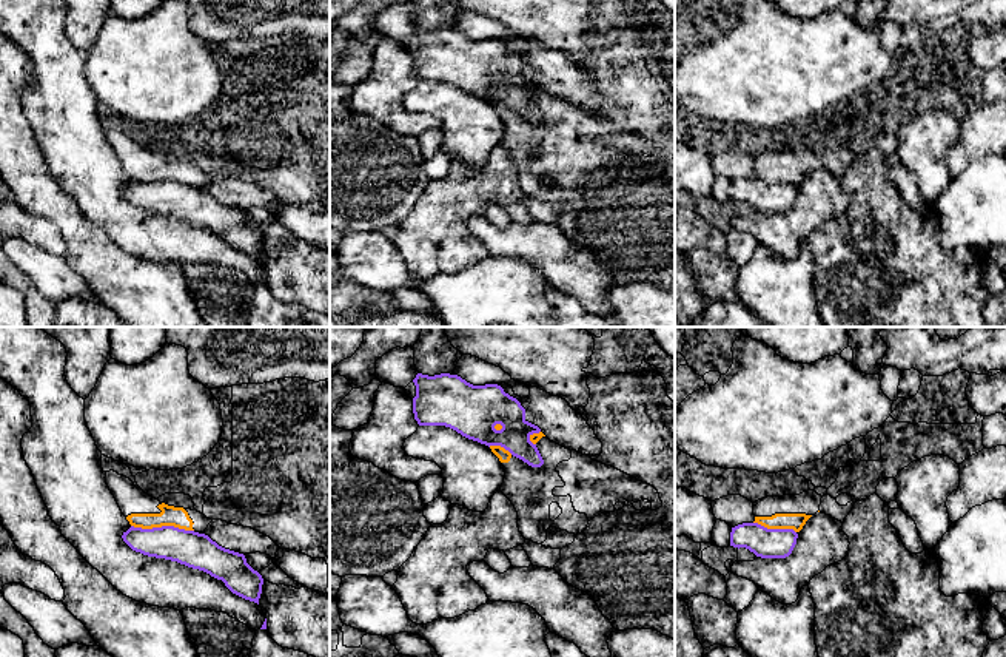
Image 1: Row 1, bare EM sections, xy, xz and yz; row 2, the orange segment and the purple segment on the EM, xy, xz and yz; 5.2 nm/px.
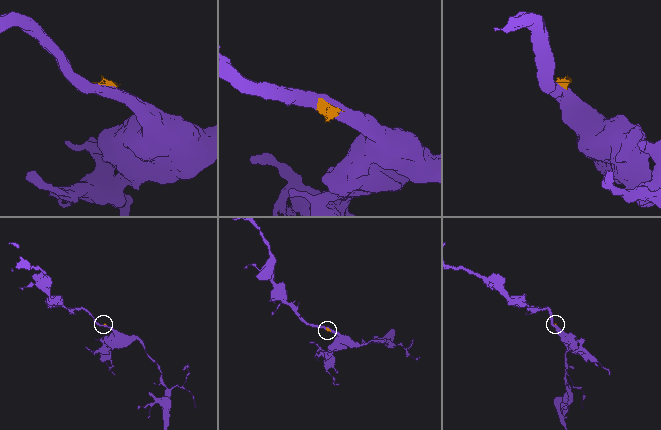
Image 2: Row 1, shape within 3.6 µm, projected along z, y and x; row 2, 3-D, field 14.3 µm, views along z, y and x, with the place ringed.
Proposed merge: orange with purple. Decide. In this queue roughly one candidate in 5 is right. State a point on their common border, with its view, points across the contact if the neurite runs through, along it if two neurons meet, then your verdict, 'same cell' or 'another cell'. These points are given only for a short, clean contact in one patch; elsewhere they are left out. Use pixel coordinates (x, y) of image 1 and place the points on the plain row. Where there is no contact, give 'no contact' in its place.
contact xy (162, 179); another cell

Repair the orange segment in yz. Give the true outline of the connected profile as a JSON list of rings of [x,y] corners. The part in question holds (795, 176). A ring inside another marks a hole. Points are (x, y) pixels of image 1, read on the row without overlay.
[[[807,145],[800,150],[767,151],[753,157],[755,176],[767,184],[800,187],[806,176],[820,165],[821,150]]]

